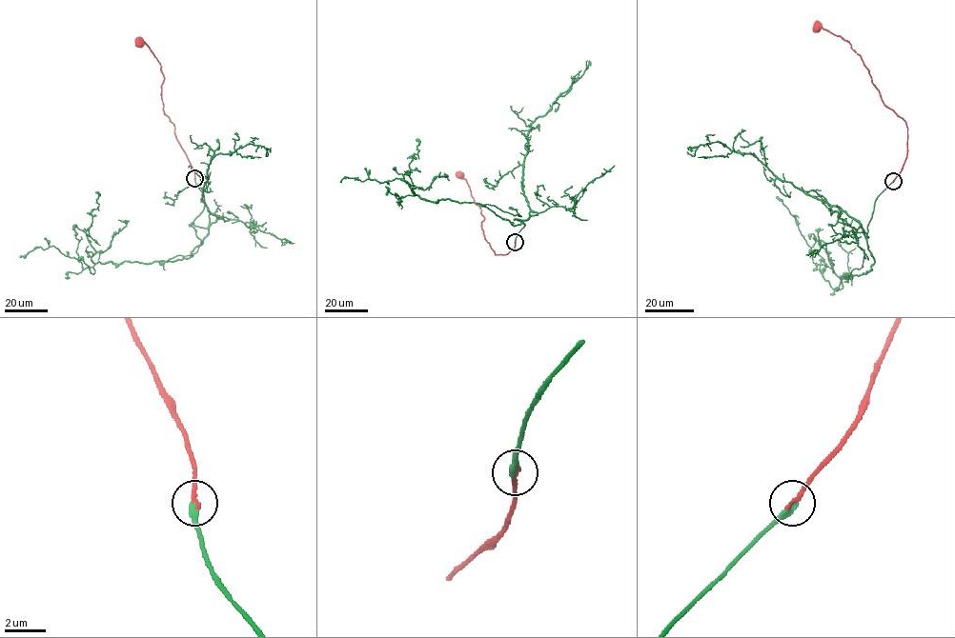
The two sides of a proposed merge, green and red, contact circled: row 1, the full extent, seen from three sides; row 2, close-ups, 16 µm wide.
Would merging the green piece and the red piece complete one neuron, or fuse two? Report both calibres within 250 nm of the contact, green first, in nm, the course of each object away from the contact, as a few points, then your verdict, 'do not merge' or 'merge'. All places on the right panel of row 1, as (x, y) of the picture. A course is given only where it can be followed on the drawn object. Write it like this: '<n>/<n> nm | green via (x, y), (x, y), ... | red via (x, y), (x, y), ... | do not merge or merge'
320/240 nm | green via (893, 180), (877, 198), (866, 228), (874, 263), (848, 278), (835, 273), (821, 240), (810, 247), (776, 196) | red via (893, 180), (906, 157), (905, 122), (883, 102), (861, 56), (851, 45), (840, 36), (816, 27) | merge

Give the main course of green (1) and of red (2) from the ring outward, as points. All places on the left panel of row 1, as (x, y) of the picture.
1: (194, 177), (205, 207), (193, 224), (208, 234), (172, 261), (91, 260), (83, 230), (96, 191)
2: (194, 177), (176, 138), (174, 126), (163, 109), (164, 77), (160, 64), (146, 45), (139, 42)

